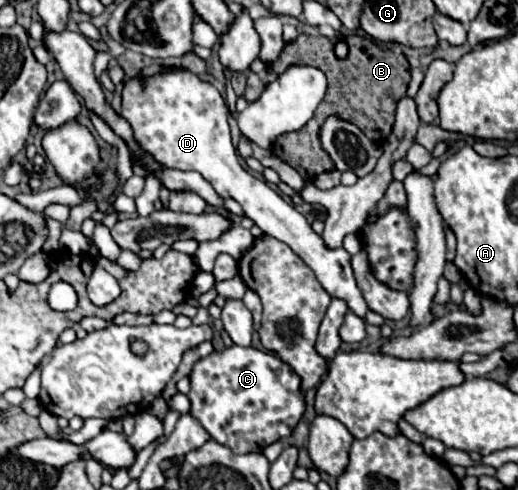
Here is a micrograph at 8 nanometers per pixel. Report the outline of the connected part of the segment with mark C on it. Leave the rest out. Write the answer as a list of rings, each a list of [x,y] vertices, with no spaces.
[[[231,345],[223,351],[213,351],[193,365],[189,381],[191,389],[187,397],[191,401],[191,415],[203,425],[203,429],[207,429],[213,441],[235,449],[235,453],[255,453],[263,451],[275,441],[287,441],[307,407],[299,375],[285,361],[279,361],[279,357],[275,357],[273,353],[253,347]]]

